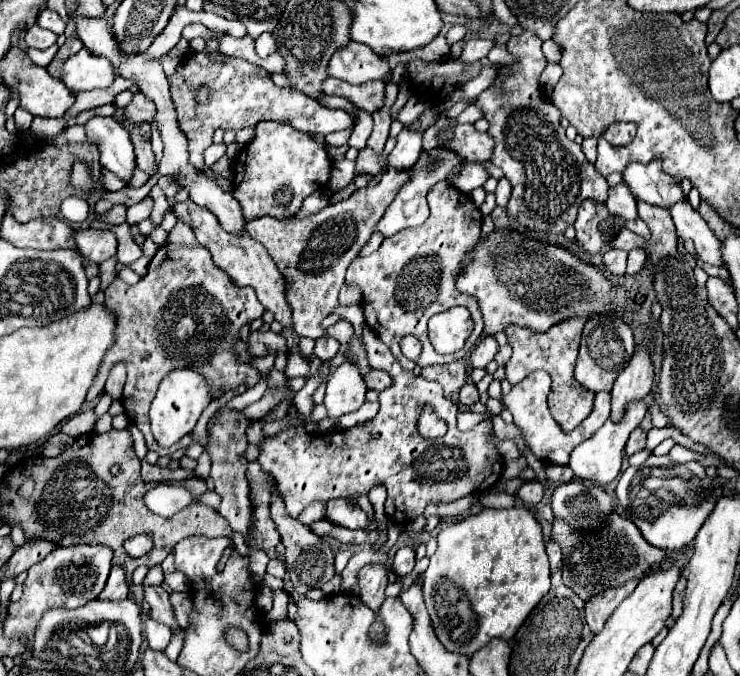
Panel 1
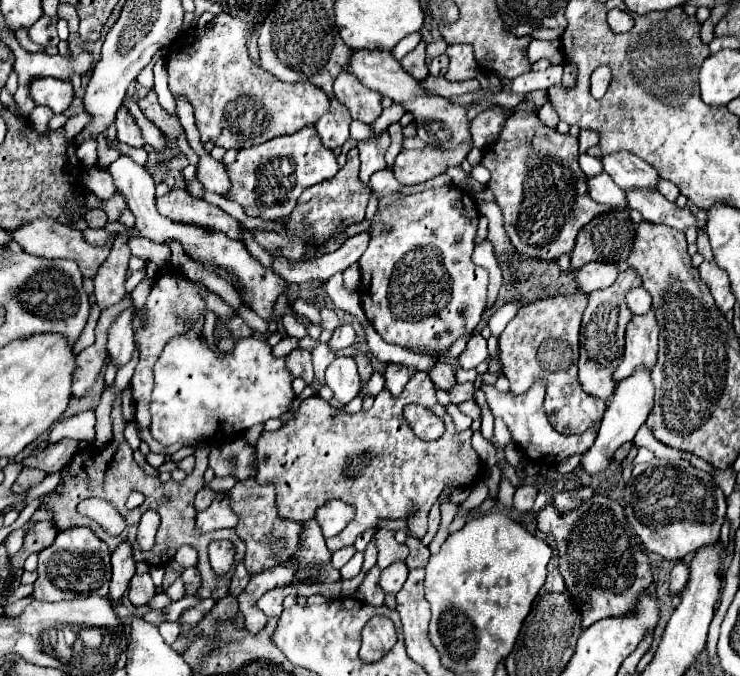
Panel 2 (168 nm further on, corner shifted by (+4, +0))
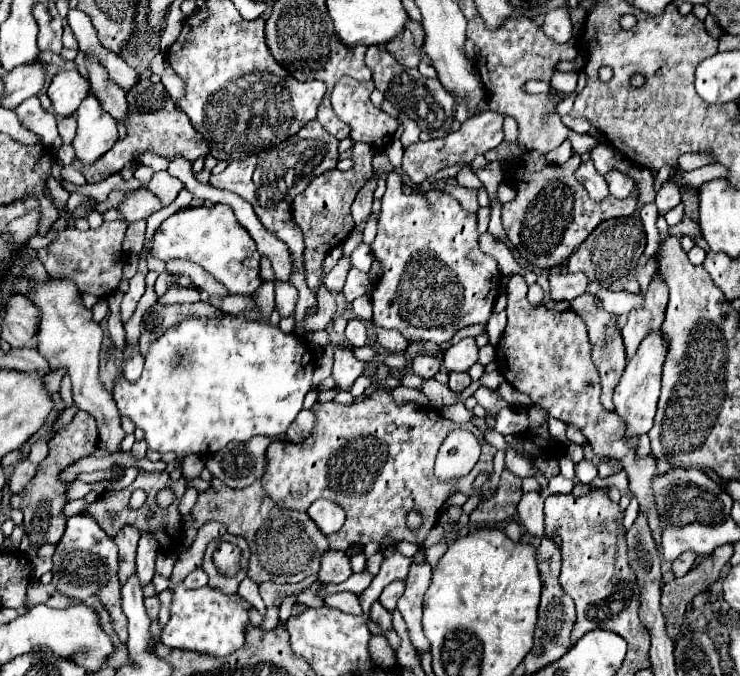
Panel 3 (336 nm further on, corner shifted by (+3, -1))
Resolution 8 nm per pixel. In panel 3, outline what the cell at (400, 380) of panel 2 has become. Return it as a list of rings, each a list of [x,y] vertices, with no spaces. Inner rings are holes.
[[[418,355],[418,357],[414,357],[410,367],[422,379],[430,379],[430,377],[434,377],[440,371],[440,365],[442,365],[442,357],[436,357],[436,355]]]

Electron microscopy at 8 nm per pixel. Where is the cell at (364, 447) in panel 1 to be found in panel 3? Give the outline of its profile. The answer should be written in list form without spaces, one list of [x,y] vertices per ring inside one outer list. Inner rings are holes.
[[[378,389],[368,399],[352,405],[328,401],[316,403],[312,409],[316,411],[316,427],[304,443],[270,443],[266,450],[270,465],[265,469],[262,483],[264,491],[274,503],[278,503],[278,507],[306,511],[312,501],[320,497],[338,503],[346,511],[346,527],[330,535],[330,547],[336,551],[366,543],[382,545],[386,539],[394,545],[410,541],[422,547],[452,489],[460,485],[458,491],[464,491],[464,487],[468,487],[464,483],[474,485],[474,479],[480,473],[486,473],[486,483],[480,489],[474,489],[474,493],[480,495],[482,501],[496,493],[490,485],[496,447],[492,447],[472,423],[460,425],[448,421],[436,409],[418,409],[414,403],[398,407],[392,393],[384,389]],[[454,429],[472,431],[482,445],[482,455],[478,465],[466,477],[460,477],[458,481],[440,481],[434,475],[436,455],[448,433]],[[410,511],[422,515],[420,531],[408,529],[406,515]]]

